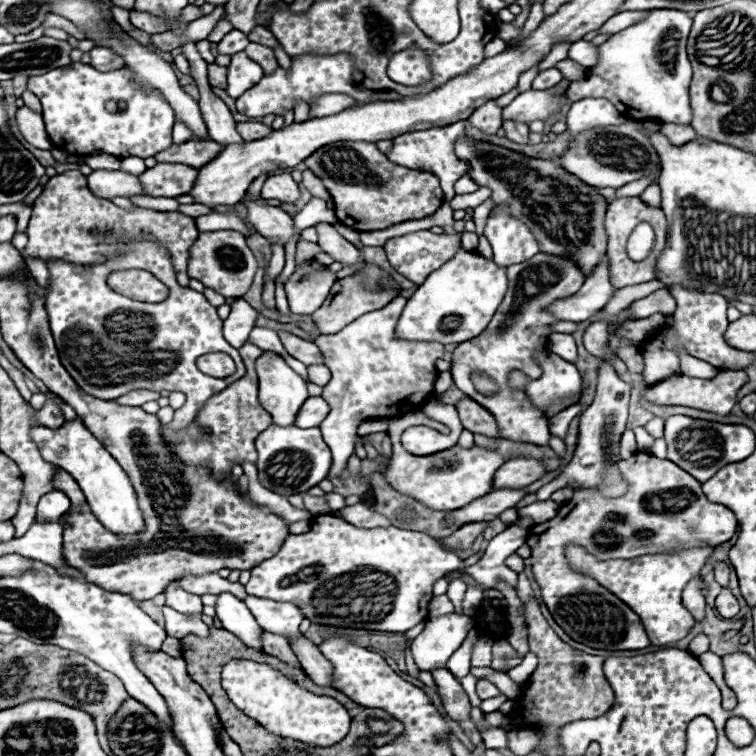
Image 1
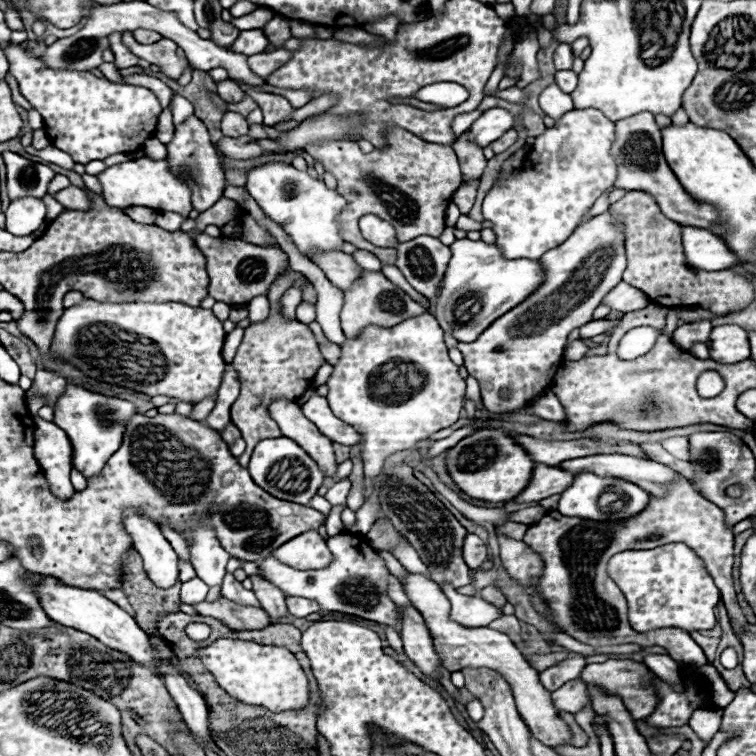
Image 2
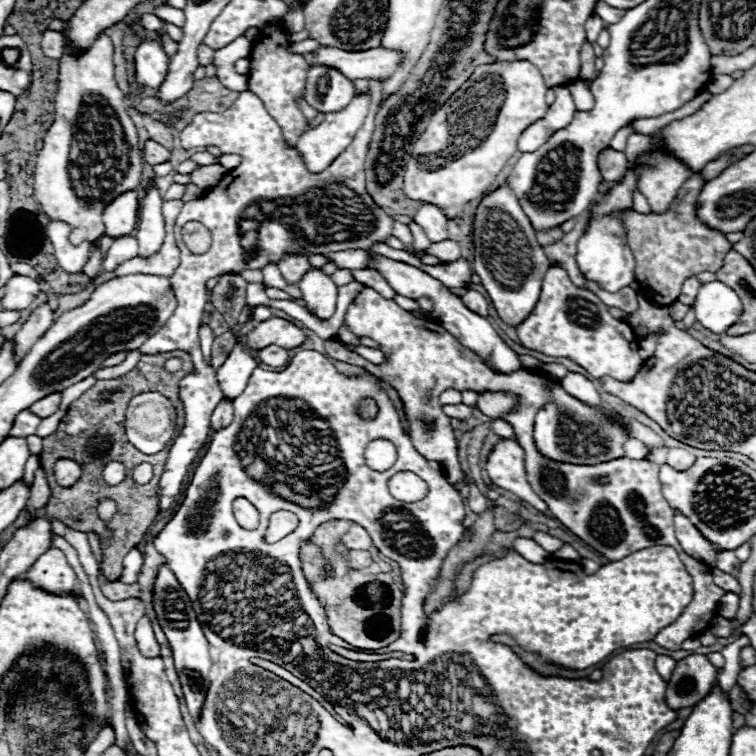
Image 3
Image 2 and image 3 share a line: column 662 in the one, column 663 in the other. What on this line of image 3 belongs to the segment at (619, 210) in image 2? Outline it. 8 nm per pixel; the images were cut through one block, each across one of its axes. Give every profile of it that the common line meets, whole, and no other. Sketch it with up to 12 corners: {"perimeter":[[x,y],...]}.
{"perimeter":[[692,174],[666,214],[628,212],[640,294],[676,302],[686,278],[718,272],[726,234],[696,214]]}

